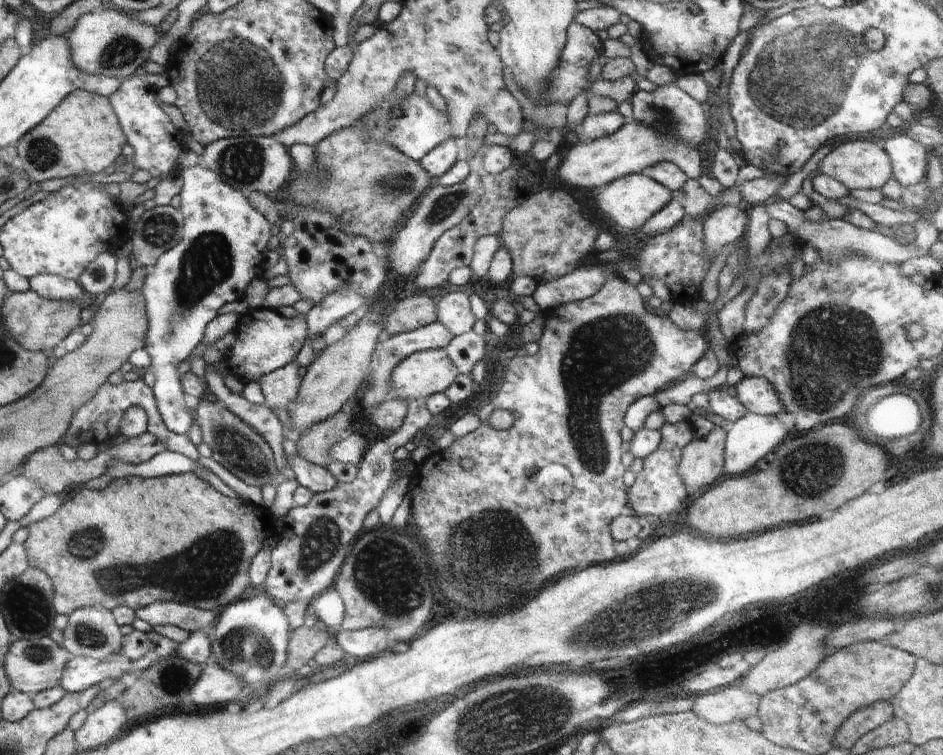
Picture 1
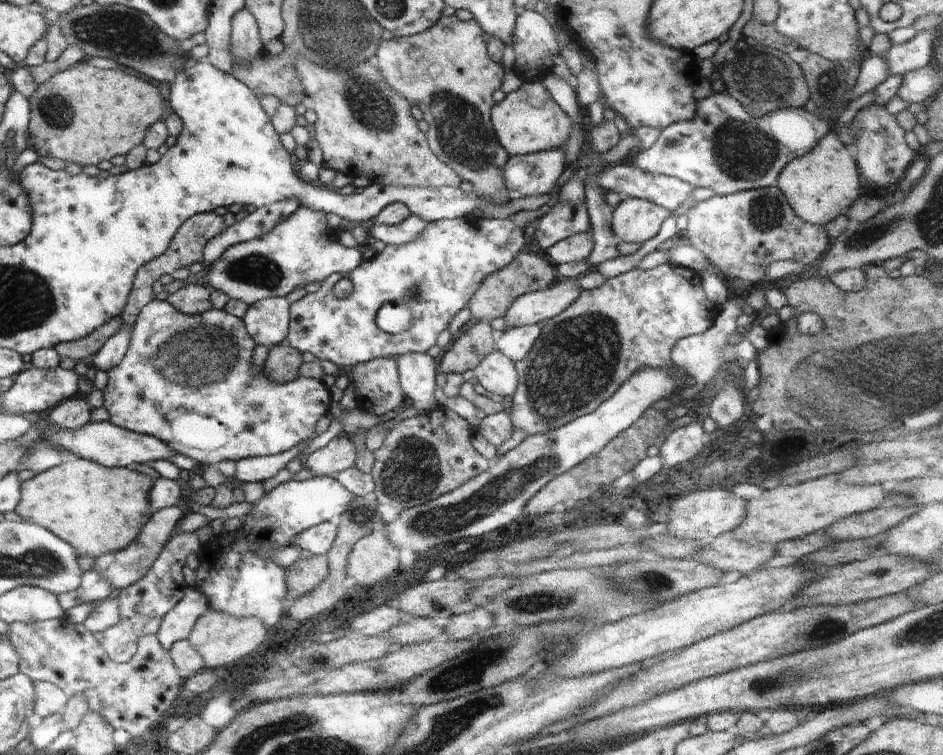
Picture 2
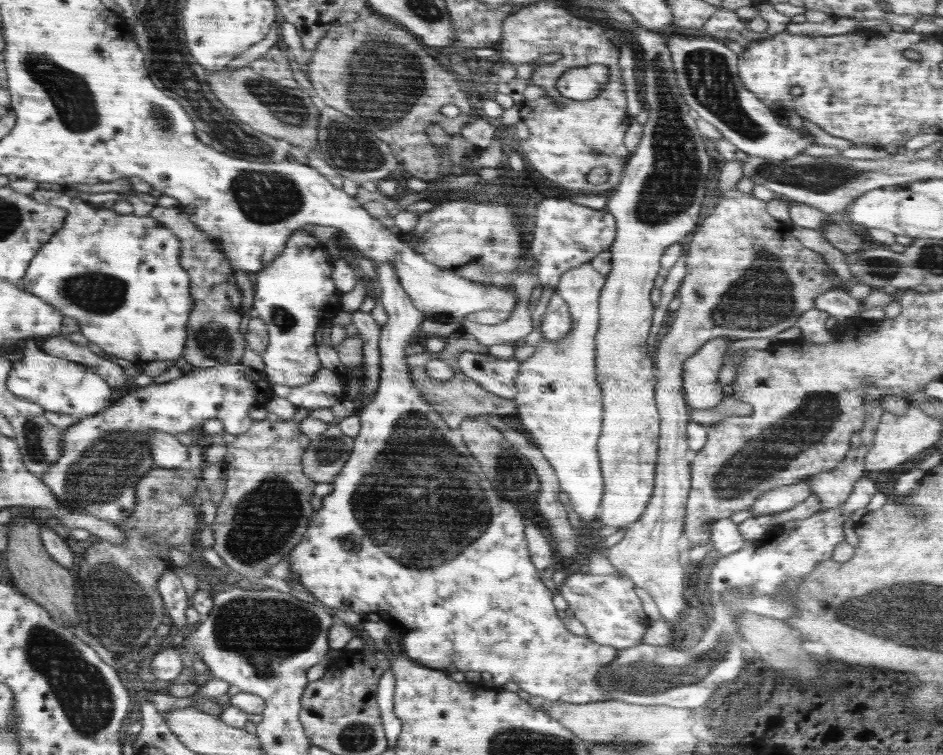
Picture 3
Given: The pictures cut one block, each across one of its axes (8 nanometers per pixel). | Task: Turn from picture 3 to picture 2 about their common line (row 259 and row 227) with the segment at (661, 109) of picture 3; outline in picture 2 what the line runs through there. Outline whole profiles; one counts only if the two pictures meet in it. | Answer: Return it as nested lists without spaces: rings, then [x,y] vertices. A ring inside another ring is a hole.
[[[625,198],[613,210],[612,230],[620,243],[644,244],[659,233],[670,213],[646,199]]]

